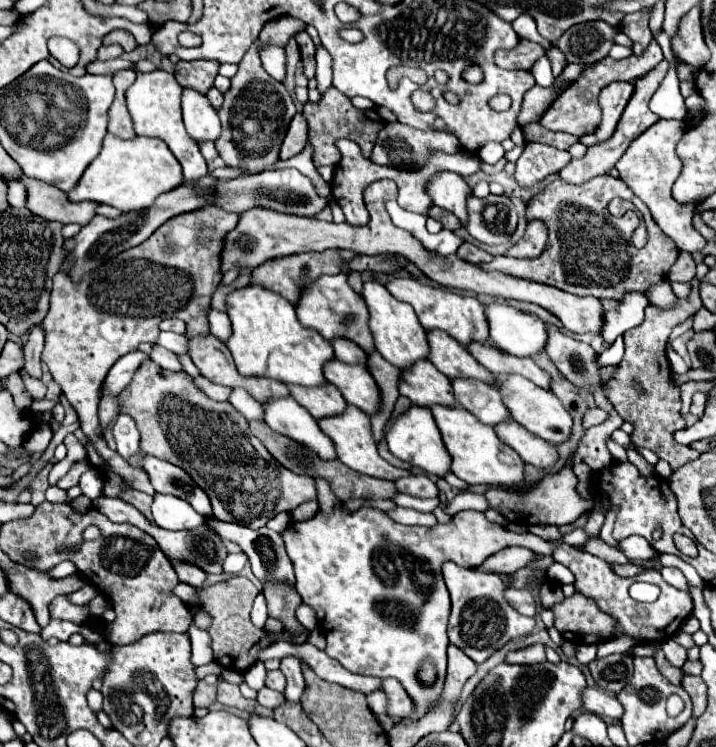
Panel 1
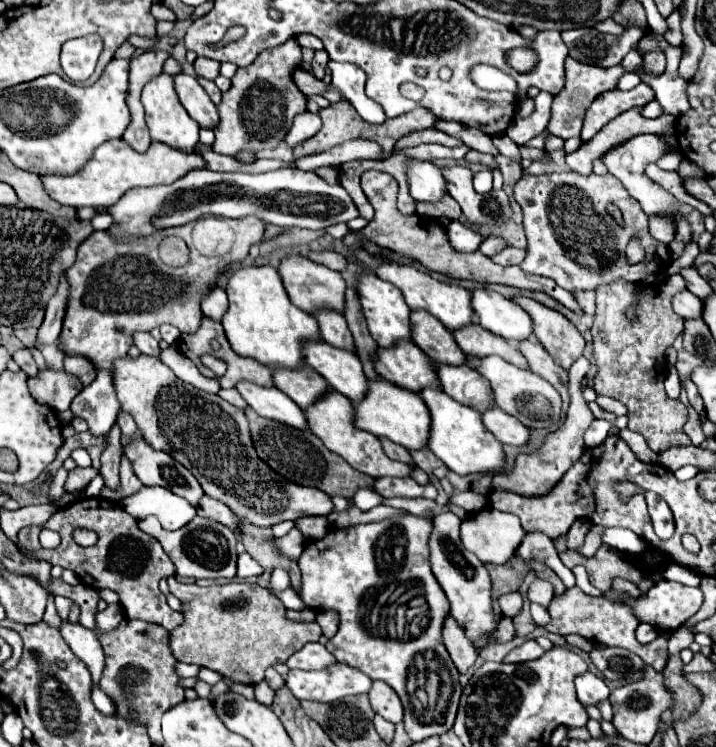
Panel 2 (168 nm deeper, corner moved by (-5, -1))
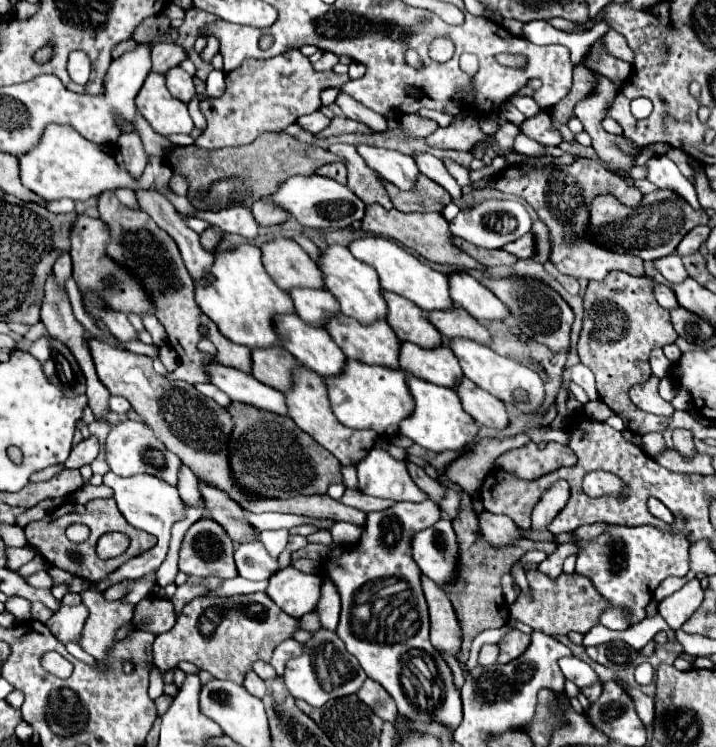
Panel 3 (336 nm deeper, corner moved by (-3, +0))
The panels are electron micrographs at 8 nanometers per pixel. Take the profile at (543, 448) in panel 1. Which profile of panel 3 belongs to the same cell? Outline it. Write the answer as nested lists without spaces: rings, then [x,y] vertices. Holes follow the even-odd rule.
[[[462,377],[452,391],[456,391],[456,395],[462,401],[464,411],[478,423],[484,427],[494,427],[494,429],[504,429],[508,423],[508,413],[502,401],[494,399],[494,395],[486,393],[484,389],[478,389],[478,385],[474,385],[468,377]]]

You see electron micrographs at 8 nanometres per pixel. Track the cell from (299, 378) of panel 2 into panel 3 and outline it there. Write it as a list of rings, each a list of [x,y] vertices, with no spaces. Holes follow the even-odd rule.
[[[280,345],[252,349],[252,375],[260,383],[266,383],[282,393],[292,385],[290,371],[294,365],[298,365],[298,361]]]

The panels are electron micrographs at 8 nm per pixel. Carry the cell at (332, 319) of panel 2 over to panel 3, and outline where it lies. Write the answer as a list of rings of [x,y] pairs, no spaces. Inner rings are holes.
[[[292,289],[290,297],[294,301],[294,311],[306,323],[322,325],[322,319],[328,319],[338,313],[338,301],[322,289]]]

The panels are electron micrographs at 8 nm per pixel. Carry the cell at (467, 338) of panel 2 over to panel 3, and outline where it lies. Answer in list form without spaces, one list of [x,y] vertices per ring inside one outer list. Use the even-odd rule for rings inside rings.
[[[452,305],[446,311],[430,311],[428,321],[448,339],[464,337],[464,339],[472,339],[484,345],[490,343],[488,329],[480,321],[476,321],[470,313],[466,313],[462,307]]]

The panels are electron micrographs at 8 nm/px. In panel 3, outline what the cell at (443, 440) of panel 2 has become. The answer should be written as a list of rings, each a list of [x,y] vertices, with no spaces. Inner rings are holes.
[[[408,377],[408,389],[414,397],[414,411],[410,417],[402,419],[402,423],[398,425],[398,431],[406,437],[410,437],[414,443],[434,451],[434,453],[440,453],[440,451],[460,451],[464,449],[466,445],[472,445],[474,443],[474,437],[476,437],[476,431],[478,431],[478,425],[476,421],[462,409],[460,405],[460,399],[458,395],[448,389],[448,387],[440,387],[440,385],[434,385],[434,383],[428,383],[424,379],[418,379],[418,377]]]

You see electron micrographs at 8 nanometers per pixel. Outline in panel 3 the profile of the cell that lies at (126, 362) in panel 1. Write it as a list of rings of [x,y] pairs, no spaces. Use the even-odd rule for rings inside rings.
[[[96,437],[84,439],[72,449],[70,457],[64,463],[64,469],[80,469],[84,465],[90,465],[96,459],[96,455],[98,455],[98,439]]]

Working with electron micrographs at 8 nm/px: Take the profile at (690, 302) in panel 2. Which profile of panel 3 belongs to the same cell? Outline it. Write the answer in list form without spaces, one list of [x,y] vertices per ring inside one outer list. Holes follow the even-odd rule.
[[[654,281],[654,297],[656,297],[656,301],[658,301],[664,309],[674,309],[674,307],[678,307],[678,301],[676,301],[676,297],[674,297],[674,291],[672,291],[670,287],[666,287],[666,285],[662,285],[662,283],[656,283],[656,281]]]

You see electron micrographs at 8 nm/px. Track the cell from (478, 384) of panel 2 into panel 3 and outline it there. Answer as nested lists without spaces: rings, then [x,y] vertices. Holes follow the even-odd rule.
[[[402,343],[400,369],[442,387],[452,387],[462,377],[458,359],[448,347],[424,349],[414,343]]]

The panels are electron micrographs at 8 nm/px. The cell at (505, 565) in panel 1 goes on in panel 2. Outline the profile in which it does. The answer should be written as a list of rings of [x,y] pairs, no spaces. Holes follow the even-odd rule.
[[[538,532],[526,534],[522,544],[516,548],[514,556],[518,556],[524,562],[528,562],[528,560],[544,562],[546,566],[550,566],[560,576],[560,580],[564,582],[566,588],[574,586],[574,574],[572,574],[570,568],[566,568],[560,562],[560,556],[558,556],[558,552],[556,552],[556,548],[552,544],[552,538],[548,538],[544,534],[538,534]]]

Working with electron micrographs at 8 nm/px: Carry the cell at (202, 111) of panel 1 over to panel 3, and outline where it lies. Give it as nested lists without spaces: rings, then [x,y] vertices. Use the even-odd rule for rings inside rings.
[[[172,67],[166,71],[166,87],[168,91],[178,97],[180,101],[188,103],[192,99],[192,95],[196,95],[194,91],[194,83],[192,83],[192,77],[182,69],[182,67]]]

